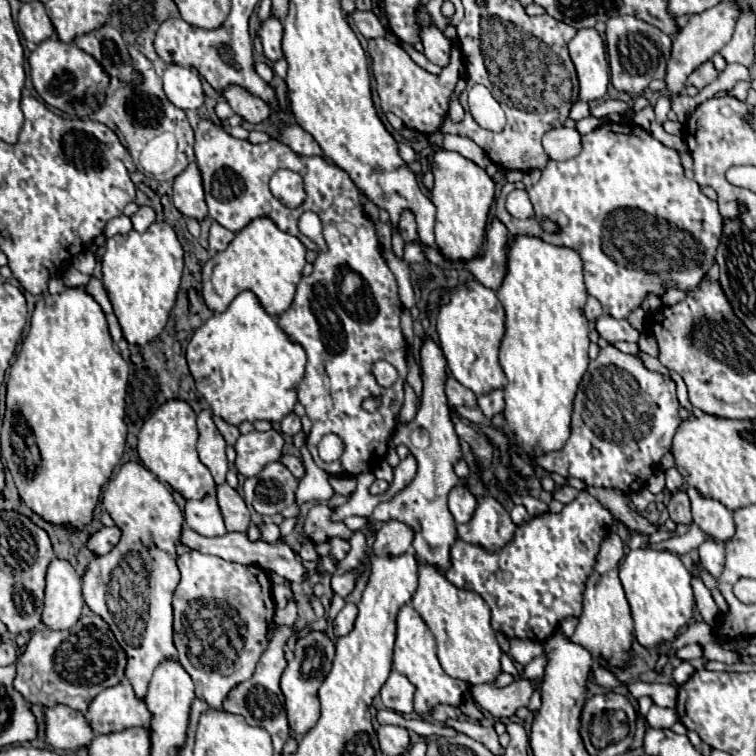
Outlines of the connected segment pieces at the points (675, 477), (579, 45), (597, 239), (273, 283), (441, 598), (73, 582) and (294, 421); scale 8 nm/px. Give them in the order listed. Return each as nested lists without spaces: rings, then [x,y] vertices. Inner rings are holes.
[[[670,467],[664,473],[666,473],[666,489],[668,491],[674,493],[674,491],[678,491],[684,485],[684,479],[682,479],[682,475],[680,475],[680,471],[676,467]]]
[[[580,29],[568,43],[568,51],[578,71],[580,99],[594,101],[604,97],[610,83],[610,65],[600,33],[596,29]]]
[[[602,123],[596,131],[586,135],[584,149],[578,157],[570,161],[550,161],[542,171],[540,181],[528,189],[536,215],[554,219],[562,229],[560,235],[548,235],[540,229],[536,219],[514,219],[504,207],[506,195],[514,189],[524,189],[524,185],[506,183],[502,187],[500,199],[496,199],[496,217],[506,225],[510,239],[514,239],[514,235],[534,235],[550,245],[574,249],[584,263],[584,283],[588,295],[596,297],[604,313],[616,319],[628,317],[628,313],[640,307],[640,303],[650,293],[662,297],[670,287],[694,291],[694,287],[698,287],[702,277],[710,271],[716,257],[716,247],[722,237],[724,219],[718,211],[718,203],[708,199],[696,181],[684,177],[680,157],[674,149],[664,147],[658,139],[634,123]],[[606,225],[630,225],[628,241],[618,241],[618,235],[608,237],[610,255],[604,251]]]
[[[268,217],[254,219],[250,225],[236,233],[234,241],[228,245],[226,251],[216,253],[202,267],[204,301],[214,313],[222,313],[228,309],[238,293],[248,289],[258,297],[260,305],[266,309],[268,315],[278,317],[294,301],[296,285],[306,265],[304,255],[306,247],[300,243],[298,237],[280,231]]]
[[[420,563],[418,565],[420,581],[418,589],[412,595],[412,607],[420,613],[428,629],[438,641],[438,659],[442,669],[456,679],[462,679],[470,685],[494,683],[502,673],[500,667],[500,647],[490,627],[490,607],[484,599],[472,591],[454,587],[436,567]]]
[[[52,559],[46,573],[46,597],[42,623],[48,629],[70,629],[82,613],[82,579],[68,561]]]
[[[294,413],[286,415],[286,417],[280,421],[280,427],[282,427],[282,433],[286,433],[286,435],[290,435],[290,437],[302,431],[302,425],[300,425],[300,417],[298,417],[298,415],[294,415]]]

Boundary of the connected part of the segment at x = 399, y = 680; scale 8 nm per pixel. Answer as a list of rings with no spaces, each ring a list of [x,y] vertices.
[[[392,669],[388,681],[380,689],[380,697],[382,697],[382,703],[388,709],[392,709],[396,713],[402,713],[402,715],[408,715],[414,709],[412,707],[414,691],[416,691],[416,687],[402,673]]]

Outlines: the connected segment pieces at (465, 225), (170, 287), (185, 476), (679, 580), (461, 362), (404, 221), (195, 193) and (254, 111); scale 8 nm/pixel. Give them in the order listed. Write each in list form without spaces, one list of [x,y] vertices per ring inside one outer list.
[[[438,149],[432,159],[434,187],[432,203],[436,205],[436,247],[450,261],[470,261],[478,257],[484,243],[488,211],[494,201],[494,181],[490,175],[464,159],[460,153]]]
[[[164,221],[152,223],[144,233],[130,231],[124,237],[116,235],[106,241],[106,253],[102,257],[102,283],[122,327],[124,339],[130,345],[146,345],[162,333],[176,301],[182,269],[182,247],[172,227]]]
[[[180,399],[162,403],[152,417],[148,417],[138,433],[138,455],[142,463],[174,491],[182,493],[184,499],[202,499],[216,489],[208,467],[198,459],[196,453],[198,429],[194,409]]]
[[[650,549],[630,551],[620,565],[620,581],[632,609],[632,619],[636,627],[634,635],[642,647],[652,649],[660,643],[672,641],[678,631],[690,621],[694,611],[690,573],[676,553]]]
[[[476,281],[458,285],[450,293],[450,303],[440,307],[438,313],[438,337],[446,355],[450,373],[476,395],[490,393],[506,387],[506,375],[498,363],[498,349],[504,335],[504,311],[496,293]]]
[[[404,211],[402,217],[400,217],[400,235],[404,239],[404,243],[414,243],[418,239],[418,231],[416,231],[416,219],[410,211]]]
[[[190,163],[182,175],[174,179],[174,205],[186,217],[194,217],[202,221],[208,215],[206,201],[204,201],[204,187],[202,175],[196,163]]]
[[[236,85],[228,87],[224,91],[224,97],[230,103],[230,107],[236,111],[236,115],[240,115],[246,123],[256,125],[270,119],[270,107],[262,99],[246,93],[242,87]]]

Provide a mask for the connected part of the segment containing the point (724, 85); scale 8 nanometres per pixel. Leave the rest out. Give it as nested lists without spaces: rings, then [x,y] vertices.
[[[728,65],[720,77],[710,83],[708,87],[704,87],[700,93],[698,93],[698,99],[700,101],[706,101],[708,97],[712,97],[716,91],[722,91],[722,89],[732,89],[738,81],[750,81],[750,71],[742,65]]]

